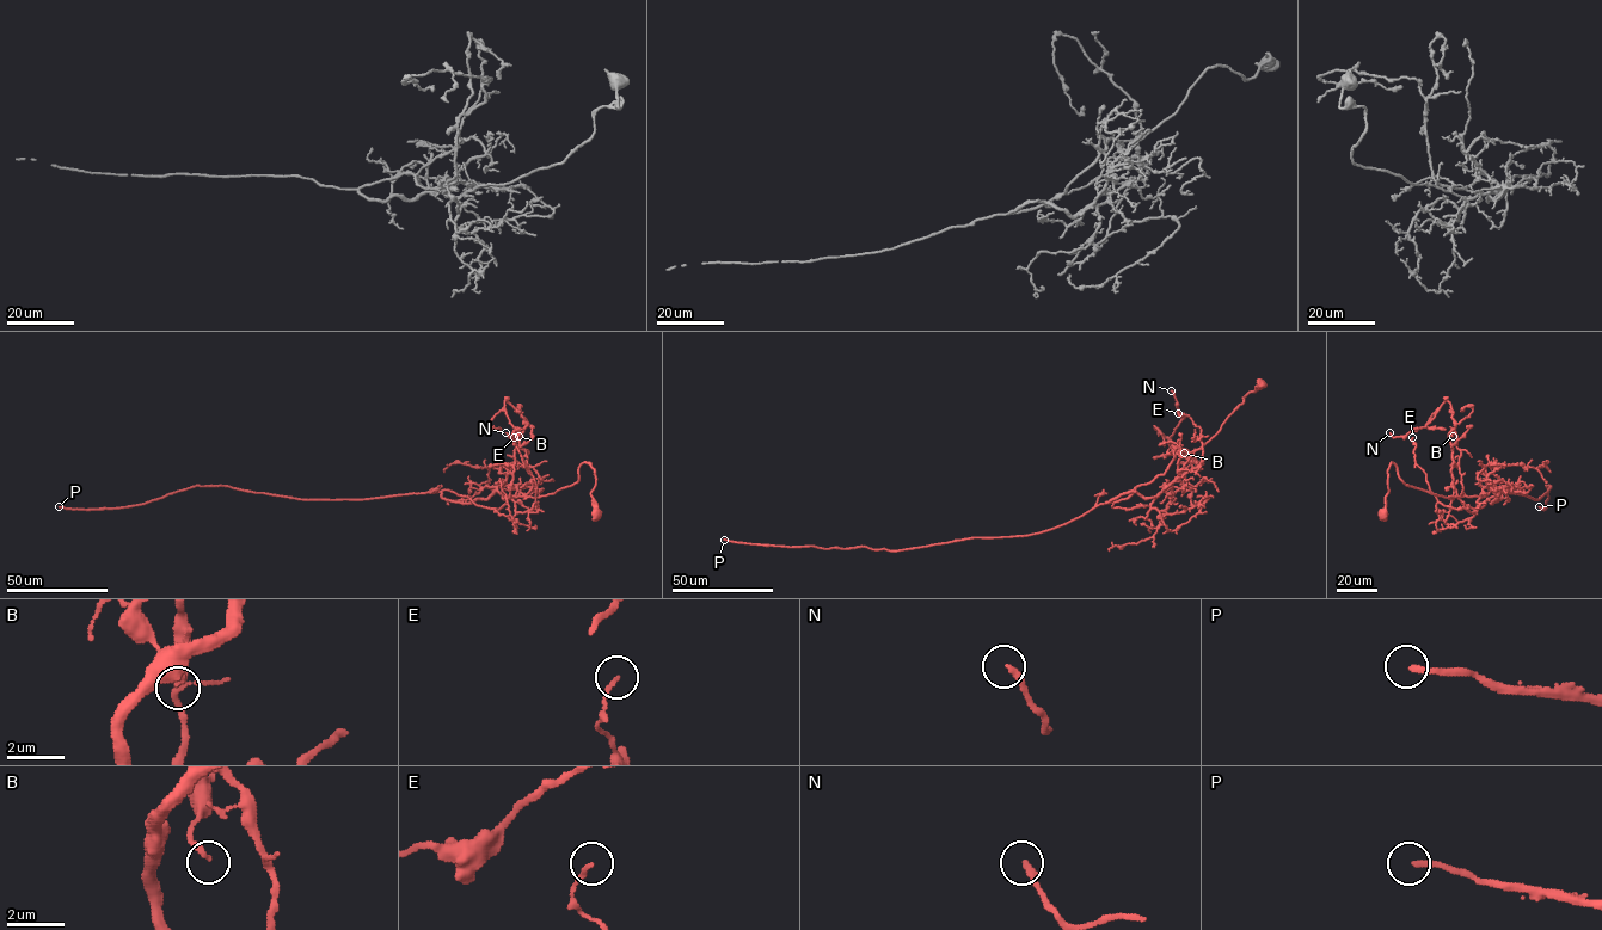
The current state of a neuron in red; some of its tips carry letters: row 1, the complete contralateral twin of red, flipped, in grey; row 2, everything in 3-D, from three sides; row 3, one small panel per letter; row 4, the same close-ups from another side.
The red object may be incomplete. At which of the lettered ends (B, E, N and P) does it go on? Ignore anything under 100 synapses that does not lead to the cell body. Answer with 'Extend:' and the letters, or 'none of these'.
Extend: P

